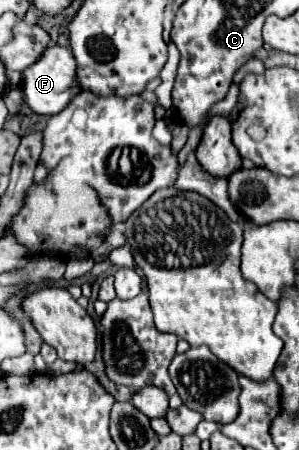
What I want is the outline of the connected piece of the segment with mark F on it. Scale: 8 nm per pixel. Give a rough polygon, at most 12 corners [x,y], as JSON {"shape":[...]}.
{"shape":[[60,45],[22,71],[24,101],[56,115],[82,91]]}

